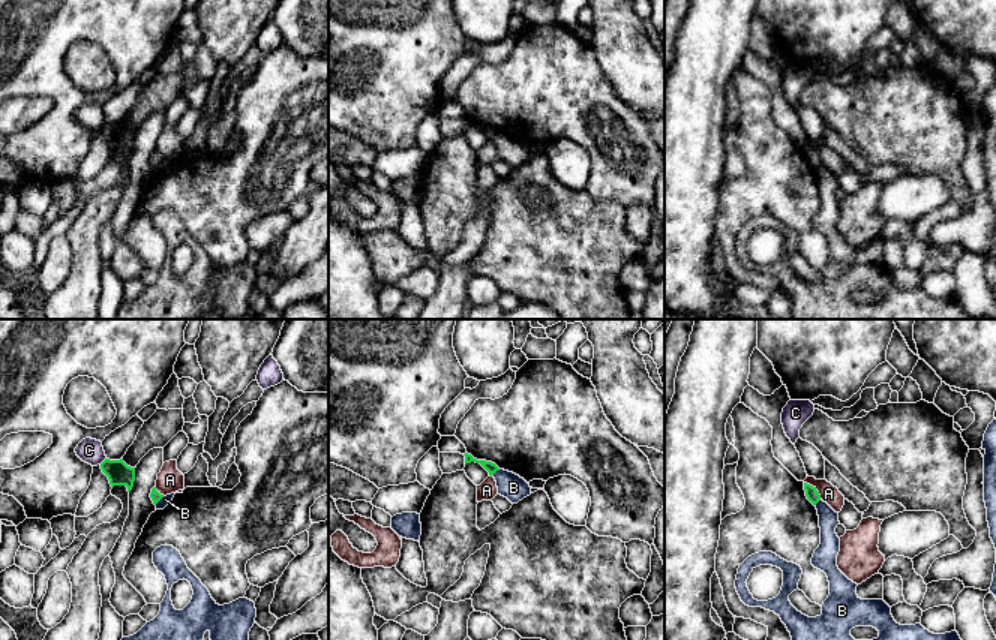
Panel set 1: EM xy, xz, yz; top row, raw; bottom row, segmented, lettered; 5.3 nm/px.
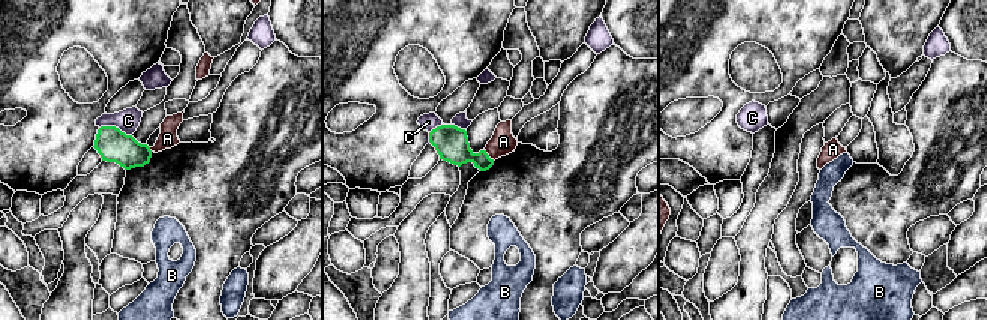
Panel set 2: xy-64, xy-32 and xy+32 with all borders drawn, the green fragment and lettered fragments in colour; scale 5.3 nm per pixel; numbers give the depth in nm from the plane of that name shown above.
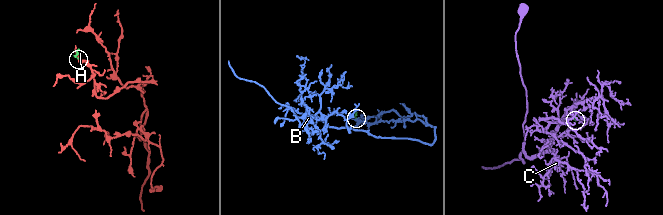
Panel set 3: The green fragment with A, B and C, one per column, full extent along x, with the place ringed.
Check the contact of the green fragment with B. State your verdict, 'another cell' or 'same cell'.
another cell

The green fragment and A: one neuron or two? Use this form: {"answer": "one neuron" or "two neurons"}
{"answer": "two neurons"}

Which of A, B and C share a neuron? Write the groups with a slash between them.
A / B / C

